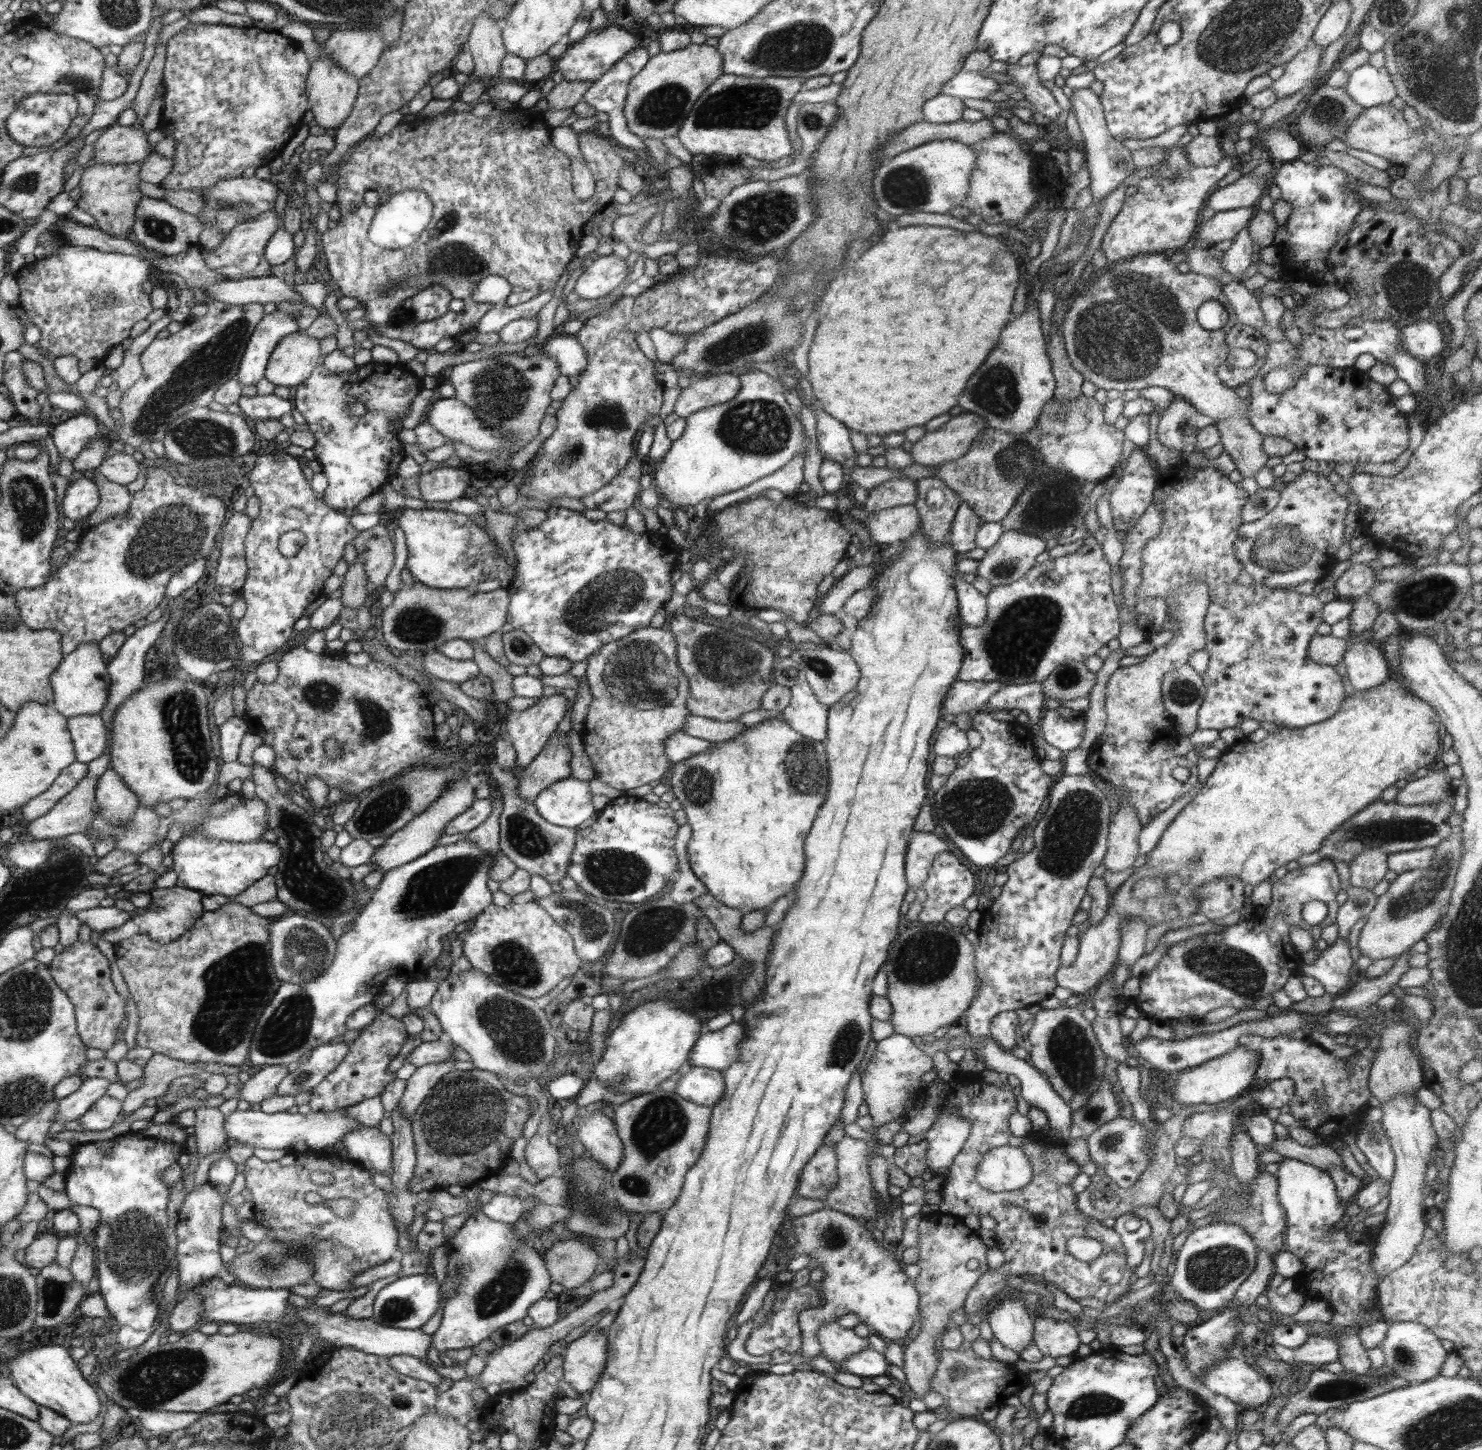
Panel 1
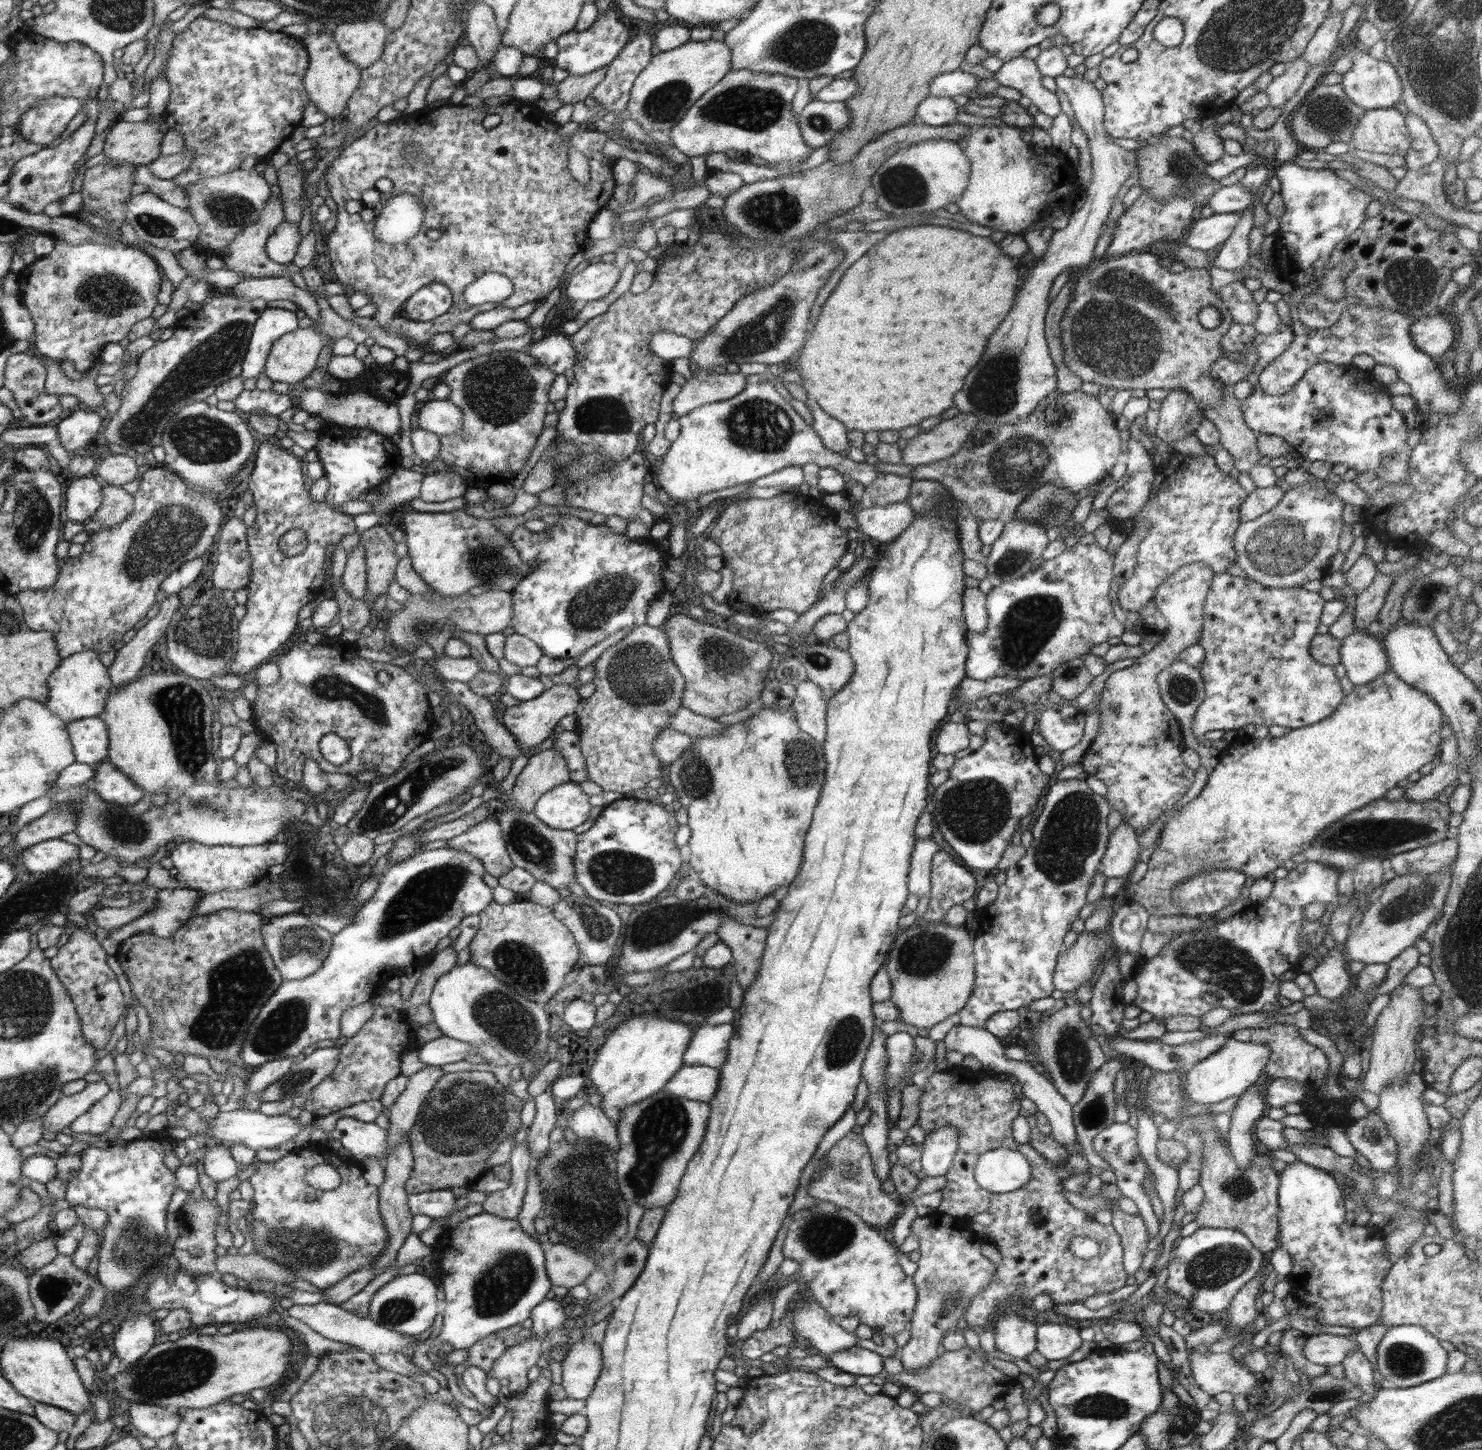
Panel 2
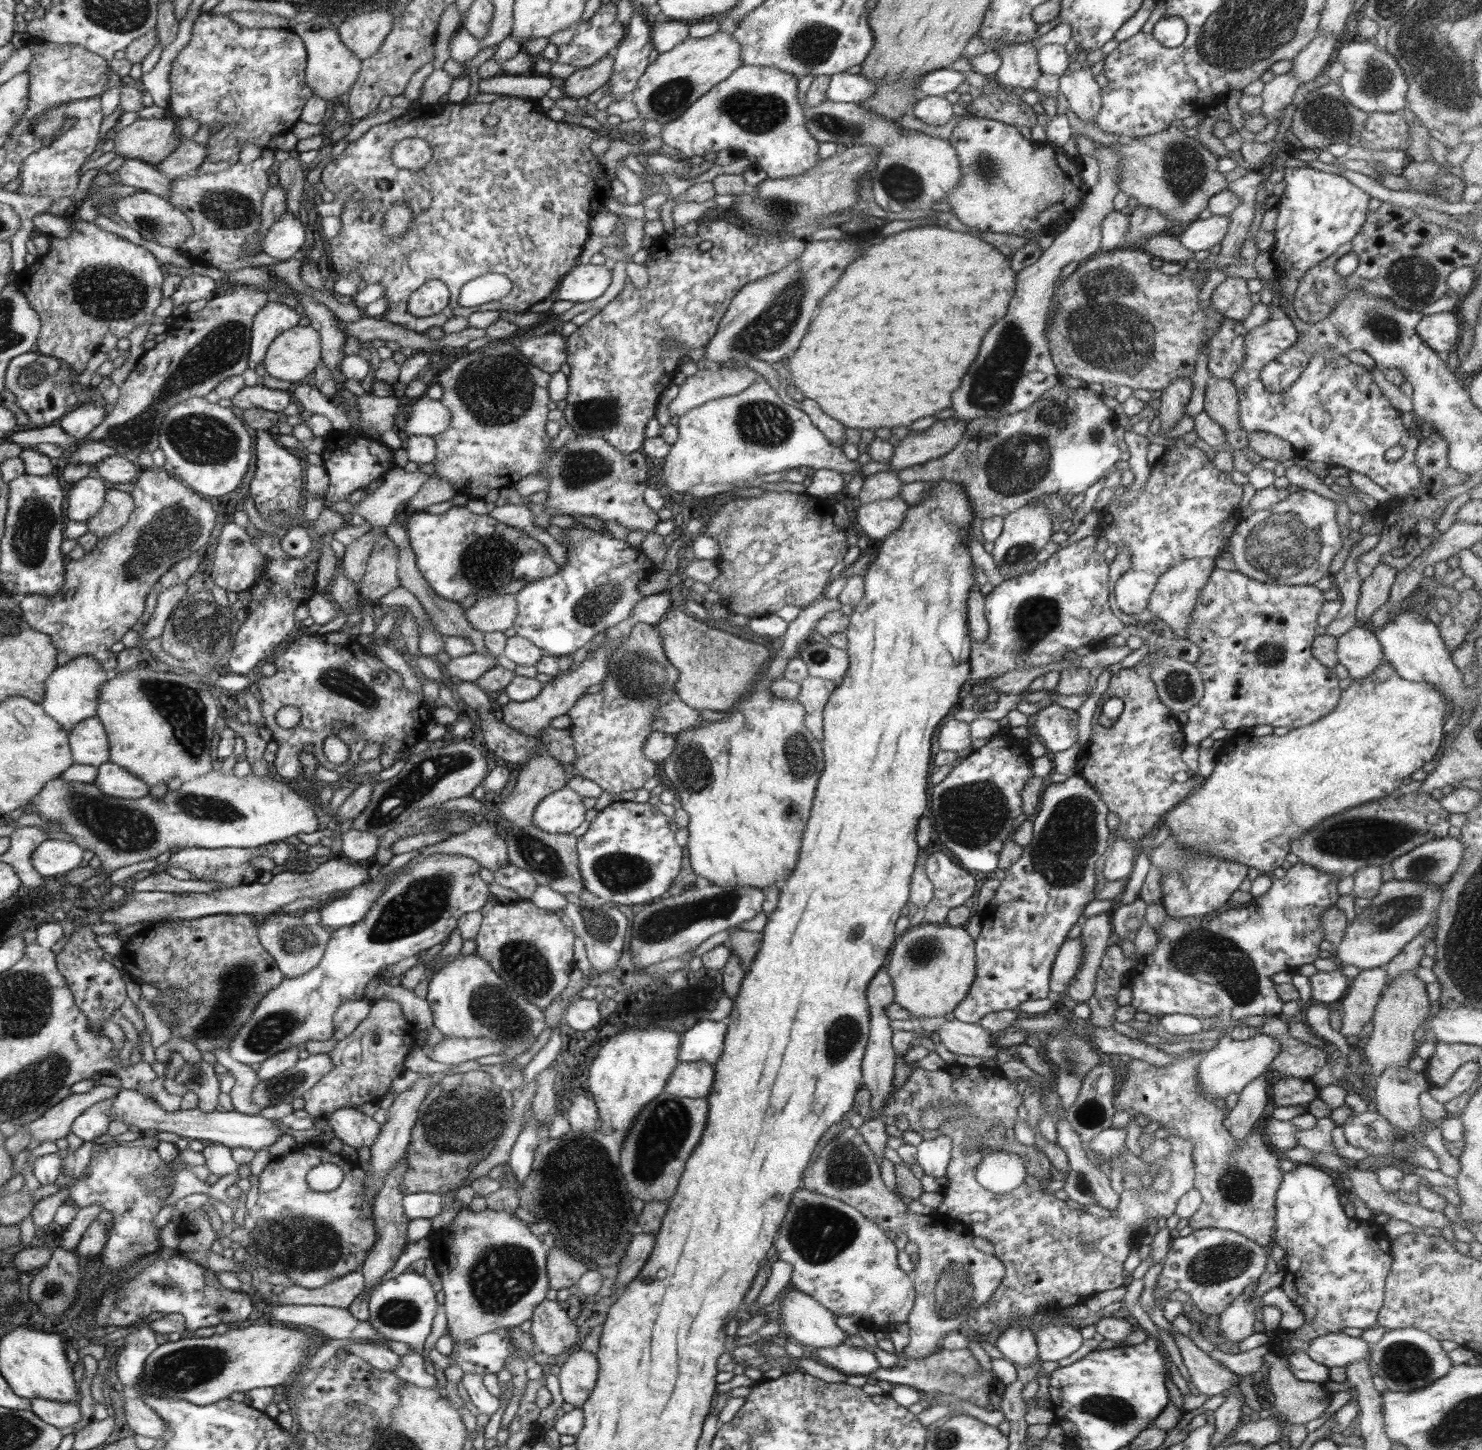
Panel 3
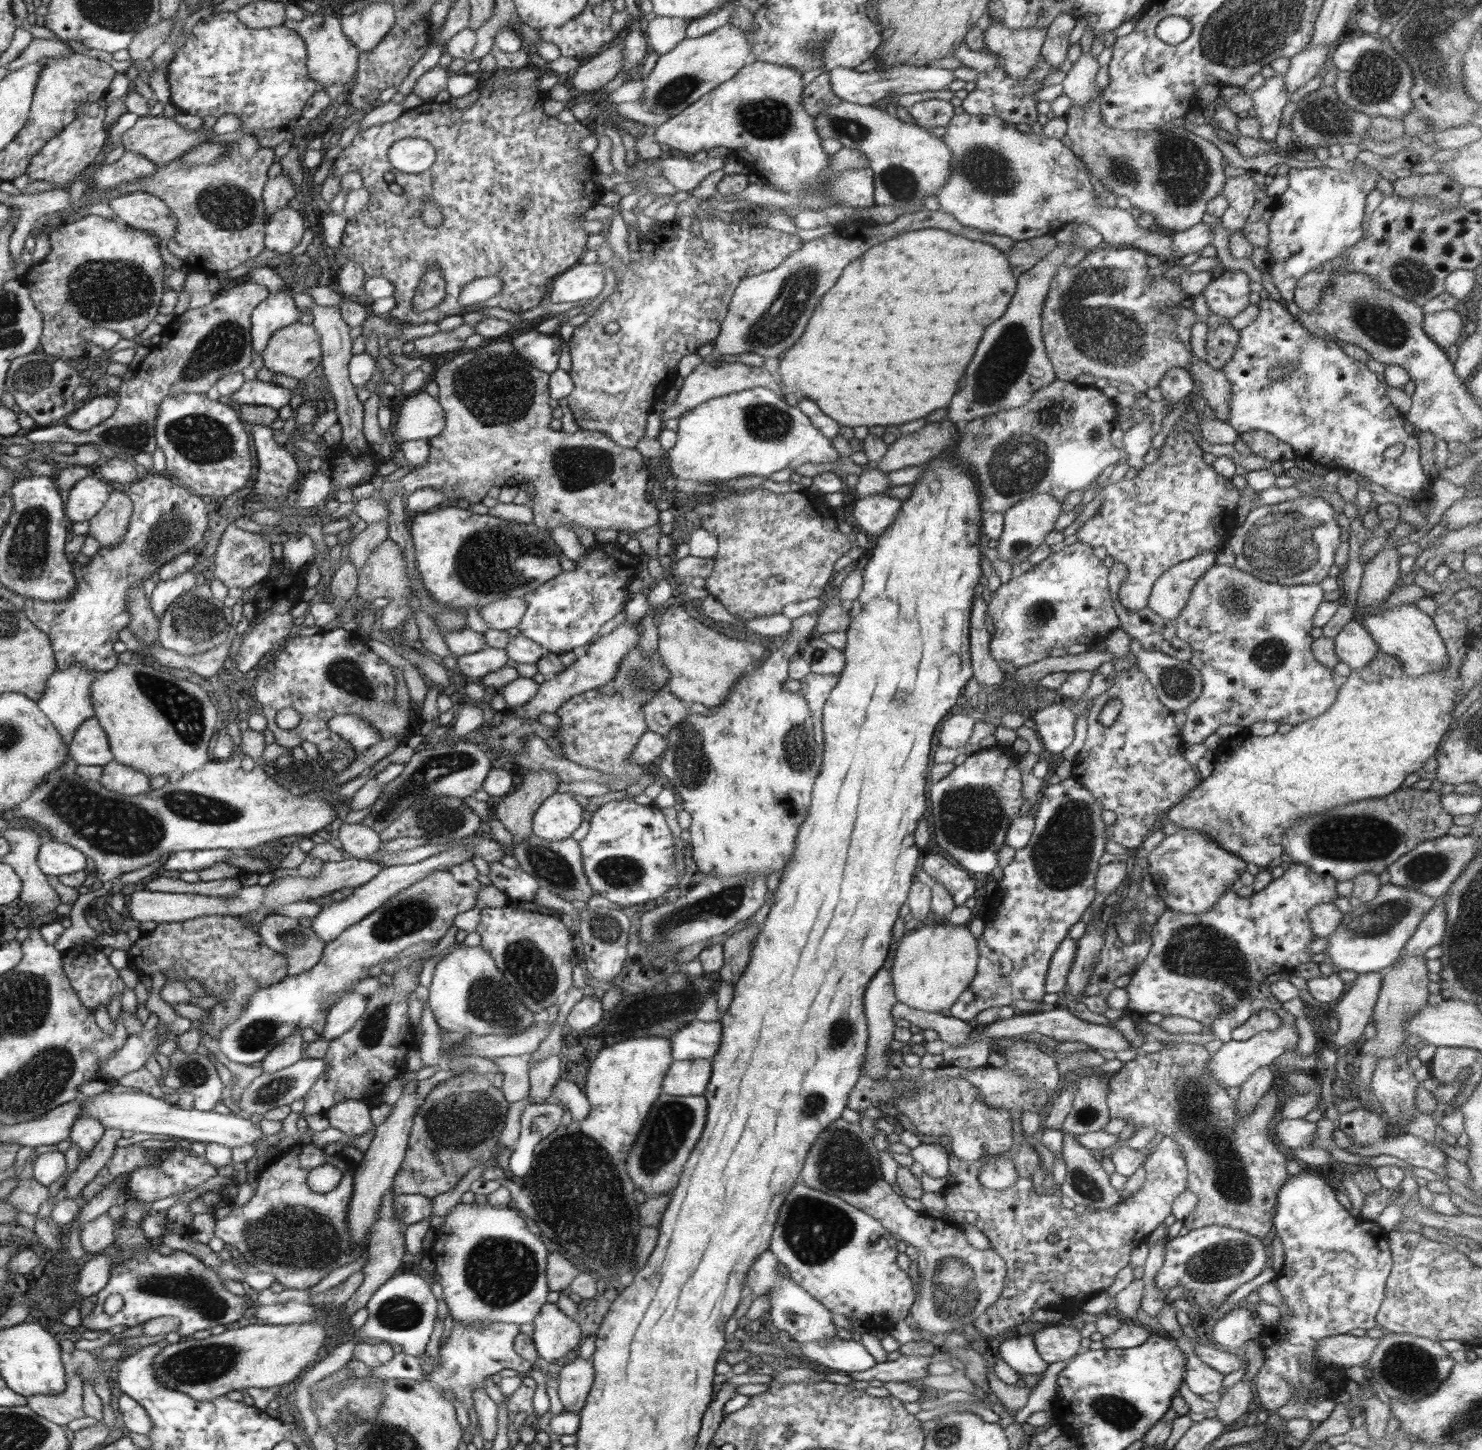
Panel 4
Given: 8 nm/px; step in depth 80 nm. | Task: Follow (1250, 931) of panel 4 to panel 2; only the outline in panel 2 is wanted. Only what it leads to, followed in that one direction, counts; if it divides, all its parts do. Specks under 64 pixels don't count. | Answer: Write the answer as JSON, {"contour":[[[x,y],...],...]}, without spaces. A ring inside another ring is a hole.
{"contour":[[[1302,862],[1296,864],[1296,868],[1290,870],[1286,878],[1275,881],[1270,896],[1263,904],[1250,905],[1231,917],[1218,920],[1212,927],[1204,924],[1200,929],[1178,932],[1179,935],[1166,943],[1156,956],[1140,961],[1137,965],[1133,975],[1137,984],[1137,997],[1132,1004],[1158,1020],[1187,1015],[1201,1017],[1219,1006],[1230,1010],[1231,1016],[1260,1011],[1272,1015],[1282,1008],[1277,1001],[1280,976],[1287,970],[1297,970],[1301,960],[1310,955],[1311,949],[1304,950],[1300,946],[1300,936],[1308,937],[1308,942],[1315,949],[1323,942],[1331,914],[1339,905],[1338,880],[1339,872],[1322,866],[1321,862]],[[1312,903],[1322,903],[1326,907],[1326,914],[1318,922],[1308,922],[1304,916],[1304,909]]]}

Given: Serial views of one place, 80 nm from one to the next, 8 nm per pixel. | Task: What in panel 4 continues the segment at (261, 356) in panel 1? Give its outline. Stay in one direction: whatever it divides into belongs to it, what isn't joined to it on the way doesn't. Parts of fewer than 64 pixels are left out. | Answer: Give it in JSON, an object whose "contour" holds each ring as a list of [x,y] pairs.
{"contour":[[[292,288],[270,294],[253,312],[254,352],[262,353],[278,330],[298,323],[298,308],[292,299]]]}

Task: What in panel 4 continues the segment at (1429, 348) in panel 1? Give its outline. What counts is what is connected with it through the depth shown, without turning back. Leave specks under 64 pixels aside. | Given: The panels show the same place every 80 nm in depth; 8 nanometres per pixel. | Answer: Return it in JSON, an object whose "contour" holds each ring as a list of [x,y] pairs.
{"contour":[[[1463,307],[1436,311],[1424,316],[1422,327],[1424,333],[1432,338],[1436,345],[1446,350],[1449,346],[1458,345],[1464,337],[1465,317]]]}

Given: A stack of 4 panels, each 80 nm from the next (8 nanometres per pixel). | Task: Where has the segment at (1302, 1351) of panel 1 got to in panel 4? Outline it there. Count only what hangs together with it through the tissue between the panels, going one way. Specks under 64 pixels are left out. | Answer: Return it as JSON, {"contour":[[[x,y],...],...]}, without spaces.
{"contour":[[[1339,1334],[1317,1342],[1316,1357],[1324,1363],[1330,1363],[1340,1369],[1365,1367],[1372,1357],[1381,1338],[1356,1337]]]}

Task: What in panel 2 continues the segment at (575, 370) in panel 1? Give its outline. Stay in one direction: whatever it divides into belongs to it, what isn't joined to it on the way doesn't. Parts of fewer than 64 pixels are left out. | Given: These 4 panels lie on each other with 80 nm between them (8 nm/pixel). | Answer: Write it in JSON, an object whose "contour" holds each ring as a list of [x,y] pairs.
{"contour":[[[561,331],[546,335],[540,341],[532,343],[530,354],[556,374],[564,374],[566,370],[575,367],[574,345],[571,338]]]}

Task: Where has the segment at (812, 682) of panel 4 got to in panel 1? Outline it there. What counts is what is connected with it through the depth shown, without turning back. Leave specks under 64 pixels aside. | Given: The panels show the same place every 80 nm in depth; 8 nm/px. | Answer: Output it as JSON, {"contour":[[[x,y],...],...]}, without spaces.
{"contour":[[[807,681],[791,687],[790,696],[790,703],[781,712],[790,728],[806,740],[826,741],[829,707],[818,702]]]}

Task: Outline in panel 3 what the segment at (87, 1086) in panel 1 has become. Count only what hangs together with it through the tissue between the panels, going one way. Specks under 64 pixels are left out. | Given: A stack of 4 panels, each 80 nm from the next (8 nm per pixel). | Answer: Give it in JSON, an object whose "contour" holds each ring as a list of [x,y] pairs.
{"contour":[[[100,1084],[94,1085],[86,1093],[70,1093],[64,1101],[54,1105],[36,1121],[29,1122],[17,1129],[22,1127],[28,1129],[34,1140],[55,1142],[58,1138],[66,1138],[72,1123],[87,1108],[94,1106],[97,1102],[111,1099],[114,1094],[115,1091],[110,1086]]]}

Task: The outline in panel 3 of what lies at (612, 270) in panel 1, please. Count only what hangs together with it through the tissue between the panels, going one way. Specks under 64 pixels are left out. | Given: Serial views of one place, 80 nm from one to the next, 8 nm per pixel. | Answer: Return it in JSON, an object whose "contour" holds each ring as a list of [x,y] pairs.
{"contour":[[[579,264],[562,279],[561,286],[558,286],[558,295],[554,296],[554,300],[588,302],[600,298],[608,290],[610,282],[612,282],[612,274],[605,265]]]}

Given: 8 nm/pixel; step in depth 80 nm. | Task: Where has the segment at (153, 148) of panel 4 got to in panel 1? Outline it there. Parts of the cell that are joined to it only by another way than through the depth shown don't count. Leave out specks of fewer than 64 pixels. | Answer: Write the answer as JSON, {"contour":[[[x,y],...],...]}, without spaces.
{"contour":[[[118,123],[101,131],[94,143],[94,162],[120,164],[141,162],[150,154],[147,132]]]}

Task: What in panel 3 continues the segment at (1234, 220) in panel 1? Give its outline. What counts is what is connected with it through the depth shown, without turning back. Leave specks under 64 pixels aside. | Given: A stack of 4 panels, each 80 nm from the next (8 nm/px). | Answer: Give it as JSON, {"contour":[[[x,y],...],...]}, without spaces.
{"contour":[[[1211,215],[1206,219],[1192,221],[1176,235],[1186,250],[1198,252],[1209,250],[1221,242],[1229,227],[1227,216]]]}

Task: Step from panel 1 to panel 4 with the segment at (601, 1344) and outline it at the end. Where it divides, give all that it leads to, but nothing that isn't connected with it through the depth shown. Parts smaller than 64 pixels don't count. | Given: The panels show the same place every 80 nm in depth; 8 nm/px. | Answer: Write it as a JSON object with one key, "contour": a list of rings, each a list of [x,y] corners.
{"contour":[[[577,1357],[558,1372],[558,1394],[566,1411],[580,1413],[595,1379],[590,1360]]]}

